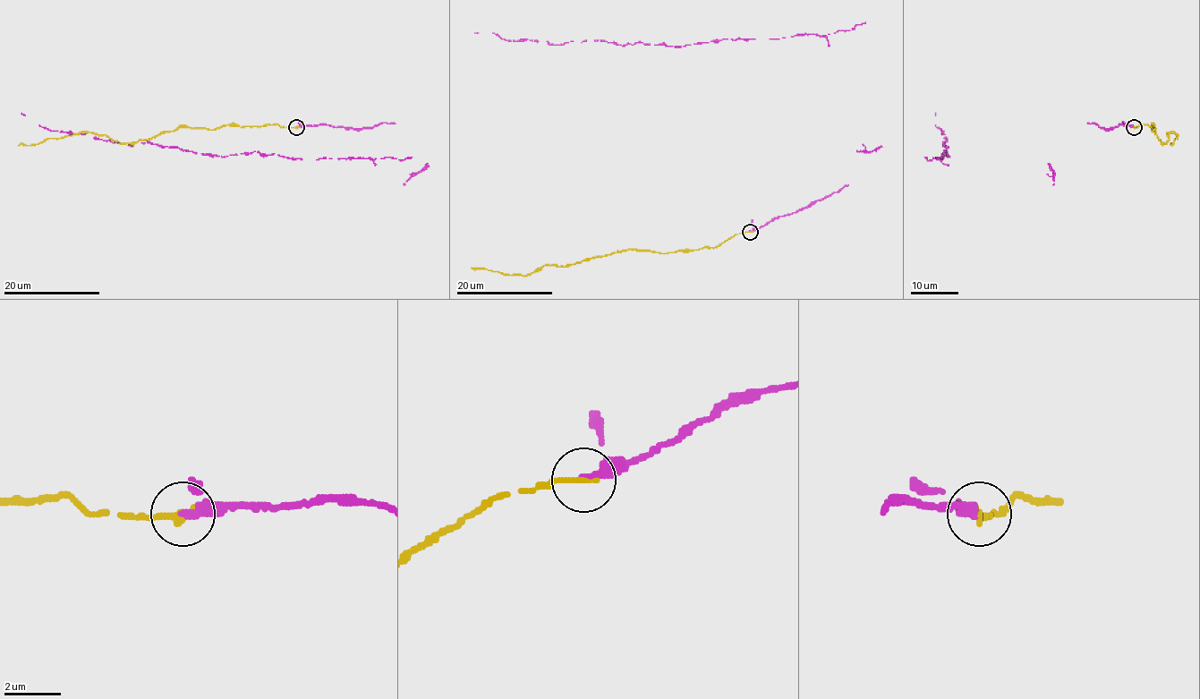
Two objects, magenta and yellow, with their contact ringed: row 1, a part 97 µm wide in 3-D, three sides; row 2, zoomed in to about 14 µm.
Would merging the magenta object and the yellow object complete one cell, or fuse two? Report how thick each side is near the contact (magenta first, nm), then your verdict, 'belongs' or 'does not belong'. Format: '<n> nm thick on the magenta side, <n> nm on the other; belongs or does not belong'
360 nm thick on the magenta side, 280 nm on the other; belongs

